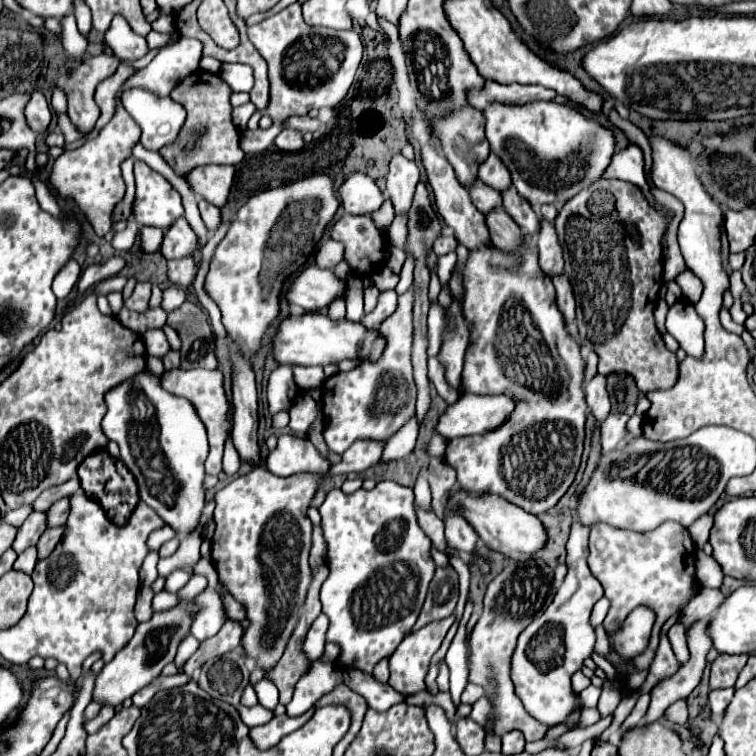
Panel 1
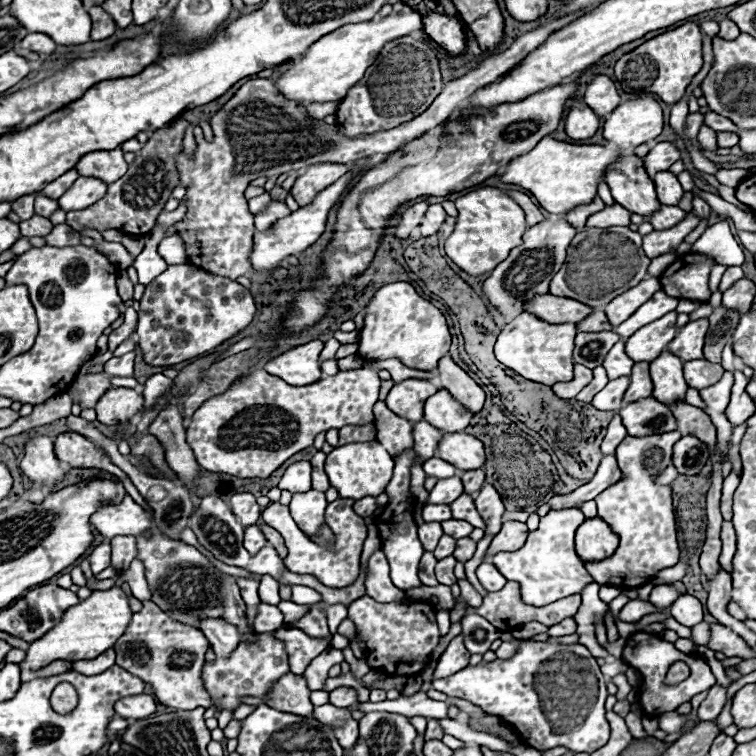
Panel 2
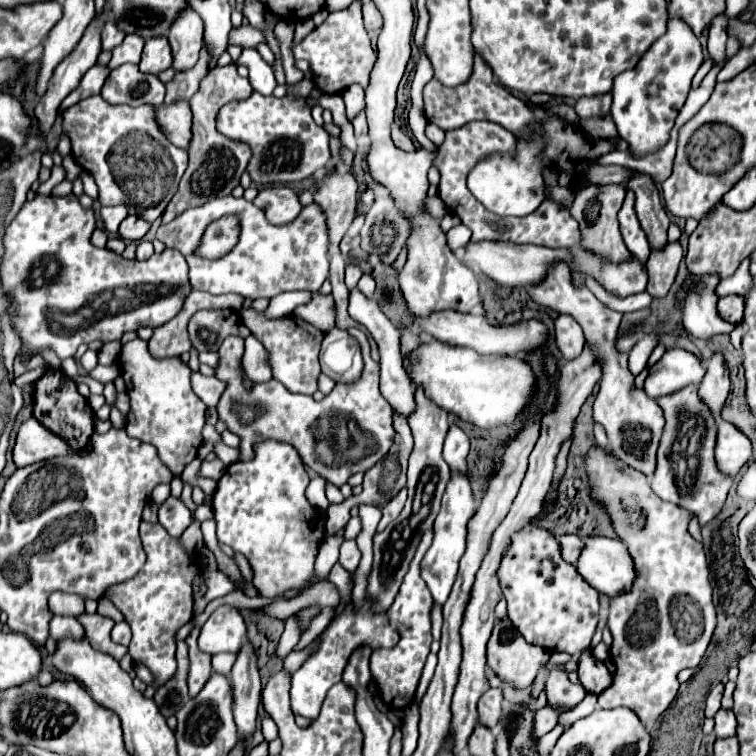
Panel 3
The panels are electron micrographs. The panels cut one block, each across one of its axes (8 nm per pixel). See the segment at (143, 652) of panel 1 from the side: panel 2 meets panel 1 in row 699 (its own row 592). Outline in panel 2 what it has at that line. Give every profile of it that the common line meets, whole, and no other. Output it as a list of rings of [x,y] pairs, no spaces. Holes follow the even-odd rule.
[[[112,586],[110,590],[94,590],[90,598],[68,608],[62,620],[50,632],[30,644],[24,664],[34,670],[54,660],[92,660],[118,642],[118,636],[122,636],[122,632],[130,626],[132,614],[134,612],[130,610],[130,596],[122,590],[122,586]]]

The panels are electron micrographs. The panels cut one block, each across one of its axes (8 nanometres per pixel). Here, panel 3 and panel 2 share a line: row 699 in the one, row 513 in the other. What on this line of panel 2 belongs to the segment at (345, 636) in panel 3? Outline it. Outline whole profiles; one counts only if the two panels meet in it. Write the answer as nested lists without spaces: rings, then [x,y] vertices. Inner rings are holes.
[[[308,490],[292,496],[290,502],[290,514],[296,520],[296,524],[308,534],[318,536],[320,526],[324,524],[324,508],[326,508],[326,496],[318,490]]]

